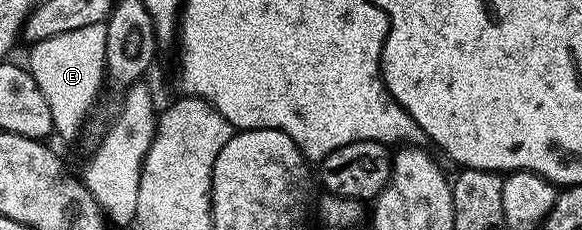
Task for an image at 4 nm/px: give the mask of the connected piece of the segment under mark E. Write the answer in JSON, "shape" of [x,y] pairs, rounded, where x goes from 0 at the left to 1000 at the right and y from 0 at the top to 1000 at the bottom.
{"shape":[[[167,104],[93,152],[50,213],[46,291],[89,487],[95,587],[113,617],[139,587],[155,478],[170,439],[172,417],[162,404],[162,383],[174,400],[179,383],[180,204],[177,109]]]}

